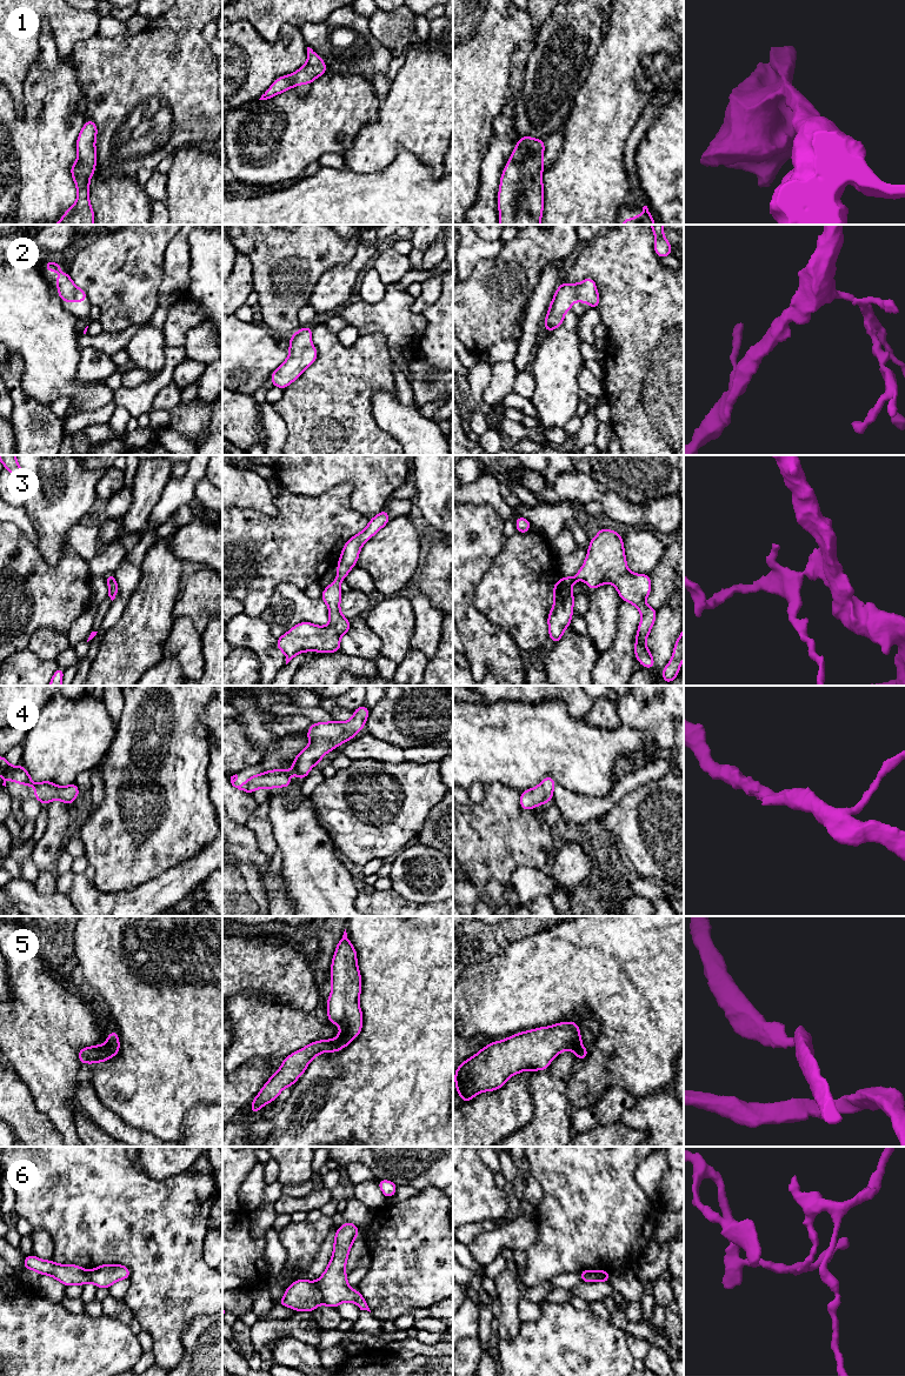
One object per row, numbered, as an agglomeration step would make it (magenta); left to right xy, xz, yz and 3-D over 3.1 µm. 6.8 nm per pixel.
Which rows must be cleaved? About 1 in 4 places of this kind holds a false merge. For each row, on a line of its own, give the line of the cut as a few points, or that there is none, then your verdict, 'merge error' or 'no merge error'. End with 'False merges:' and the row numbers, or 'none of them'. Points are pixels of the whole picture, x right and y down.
1: cut none; no merge error
2: cut none; no merge error
3: cut none; no merge error
4: cut none; no merge error
5: cut none; no merge error
6: cut xz (314, 1282), (324, 1302); merge error
False merges: 6

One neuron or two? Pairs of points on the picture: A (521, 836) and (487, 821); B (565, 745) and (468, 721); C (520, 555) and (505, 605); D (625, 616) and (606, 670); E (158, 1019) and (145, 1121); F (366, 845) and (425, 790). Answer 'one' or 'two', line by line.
A: one
B: one
C: one
D: one
E: one
F: one

